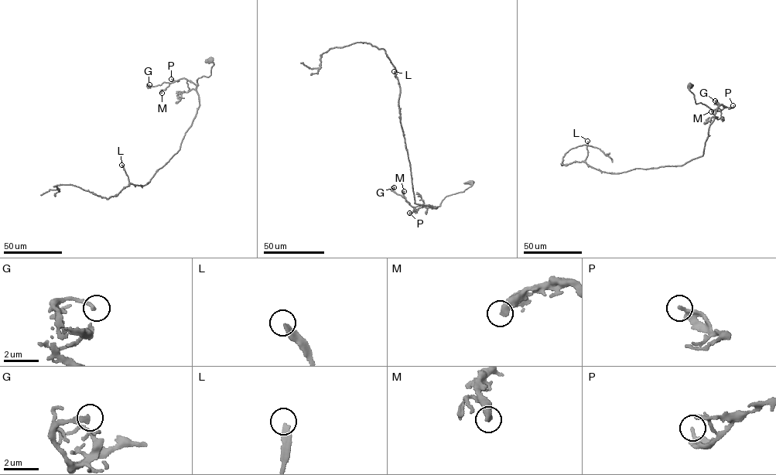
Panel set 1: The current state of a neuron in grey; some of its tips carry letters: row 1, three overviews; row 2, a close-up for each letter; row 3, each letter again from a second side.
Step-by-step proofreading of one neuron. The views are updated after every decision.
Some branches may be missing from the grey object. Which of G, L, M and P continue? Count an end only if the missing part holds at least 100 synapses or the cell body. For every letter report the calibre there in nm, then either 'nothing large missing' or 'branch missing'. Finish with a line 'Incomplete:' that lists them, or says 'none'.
G: 220 nm thick; nothing large missing
L: 260 nm thick; branch missing
M: 440 nm thick; nothing large missing
P: 160 nm thick; nothing large missing
Incomplete: L

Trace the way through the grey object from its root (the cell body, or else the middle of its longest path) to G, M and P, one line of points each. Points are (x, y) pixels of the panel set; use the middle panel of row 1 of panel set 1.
G: (472, 182), (463, 192), (446, 196), (439, 206), (426, 205), (416, 209), (391, 190), (394, 187)
M: (472, 182), (471, 186), (463, 192), (446, 196), (437, 207), (426, 205), (415, 209), (406, 201), (404, 191)
P: (472, 182), (471, 186), (463, 192), (446, 196), (439, 206), (426, 205), (409, 213)

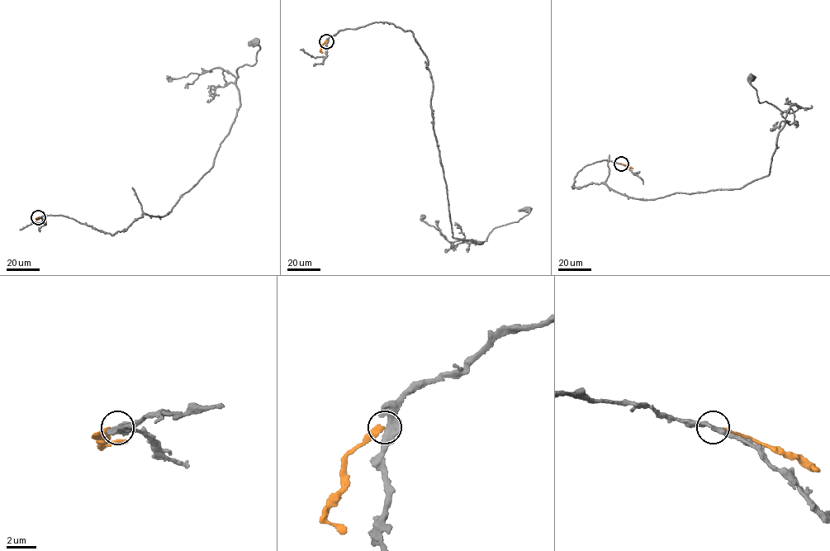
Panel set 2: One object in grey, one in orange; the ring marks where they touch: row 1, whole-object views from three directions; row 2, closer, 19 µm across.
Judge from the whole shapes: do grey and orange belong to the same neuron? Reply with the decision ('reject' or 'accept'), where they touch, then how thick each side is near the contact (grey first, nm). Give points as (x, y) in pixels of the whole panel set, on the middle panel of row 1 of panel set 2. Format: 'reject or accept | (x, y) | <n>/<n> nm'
reject | (326, 41) | 380/280 nm

